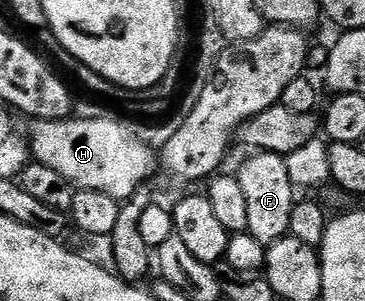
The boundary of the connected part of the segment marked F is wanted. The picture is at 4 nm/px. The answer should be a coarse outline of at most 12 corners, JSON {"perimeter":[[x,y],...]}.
{"perimeter":[[251,153],[237,168],[246,234],[264,245],[291,234],[297,202],[287,160]]}

